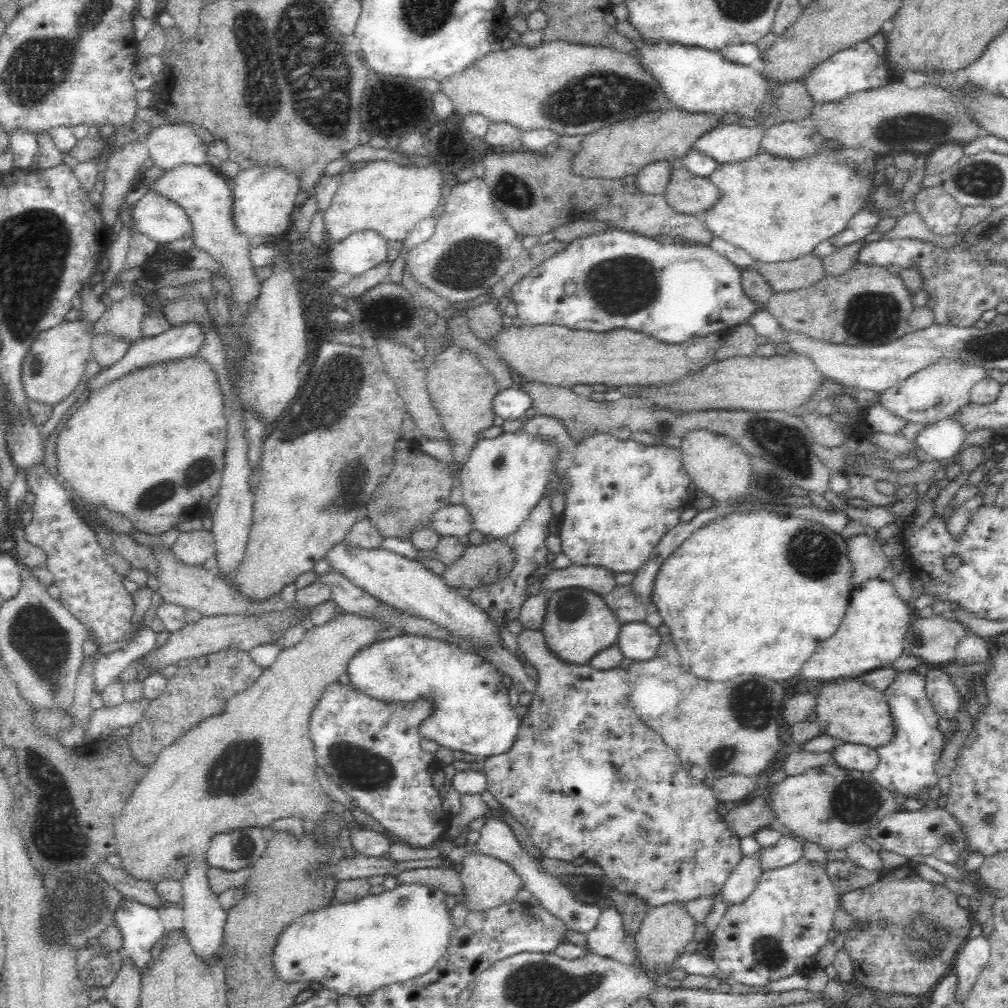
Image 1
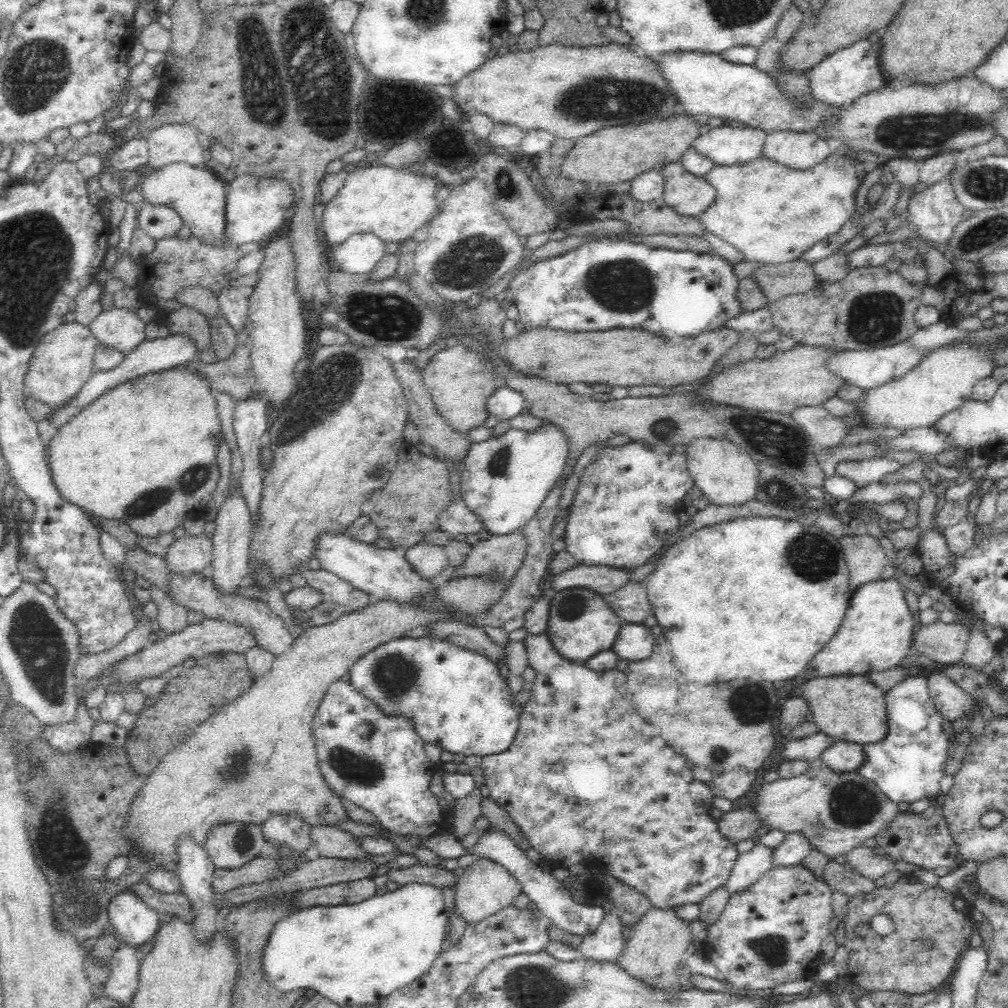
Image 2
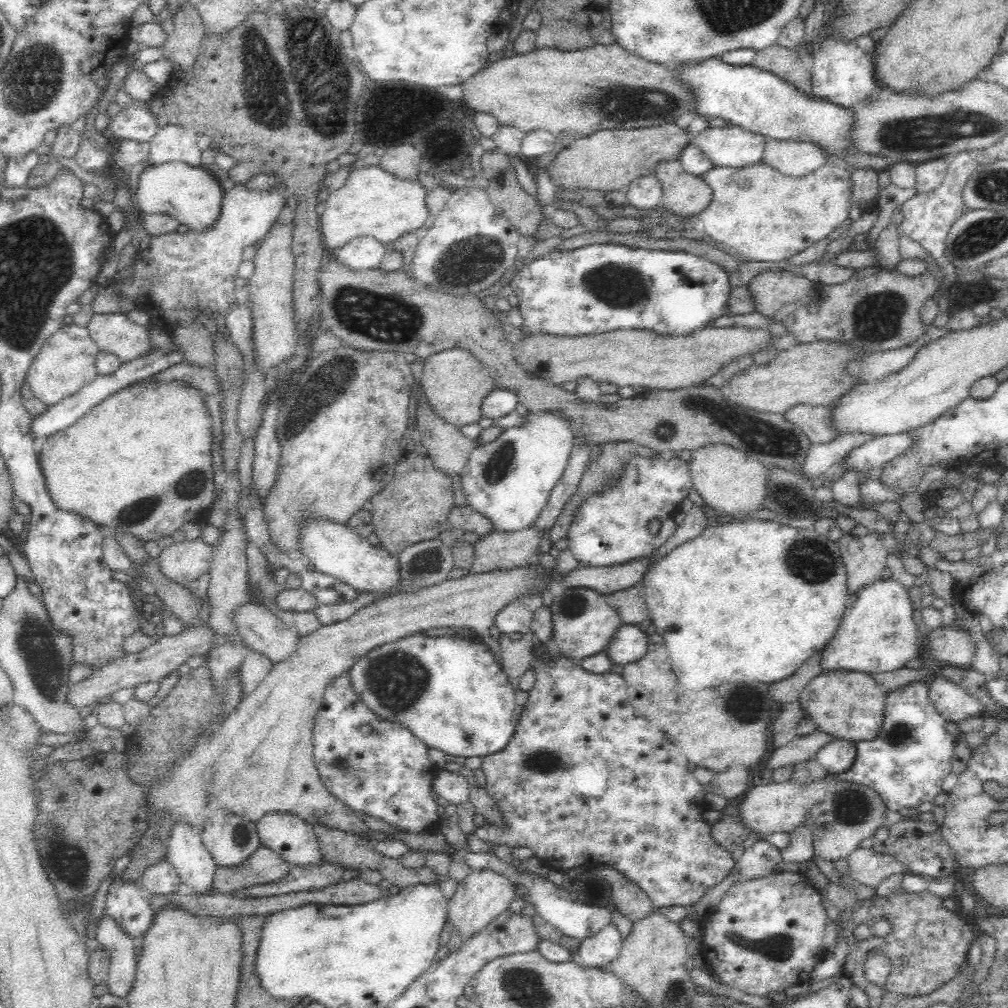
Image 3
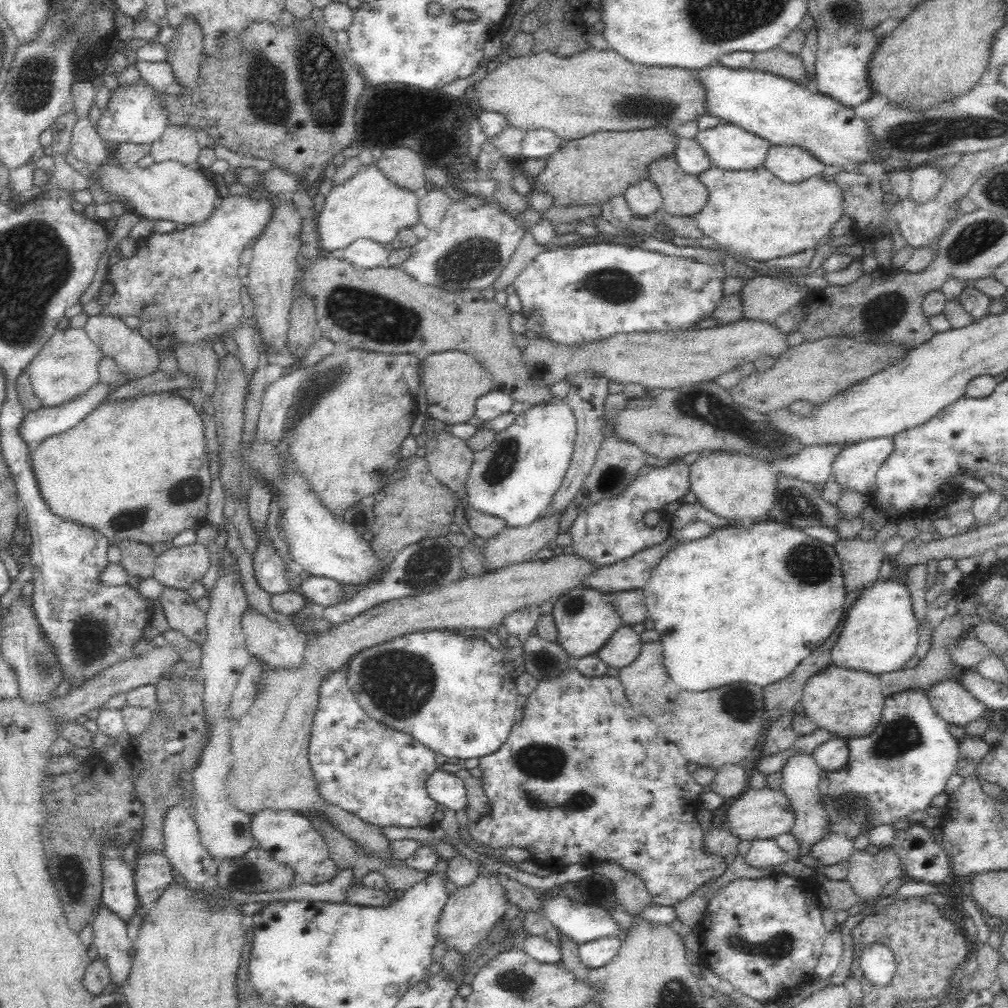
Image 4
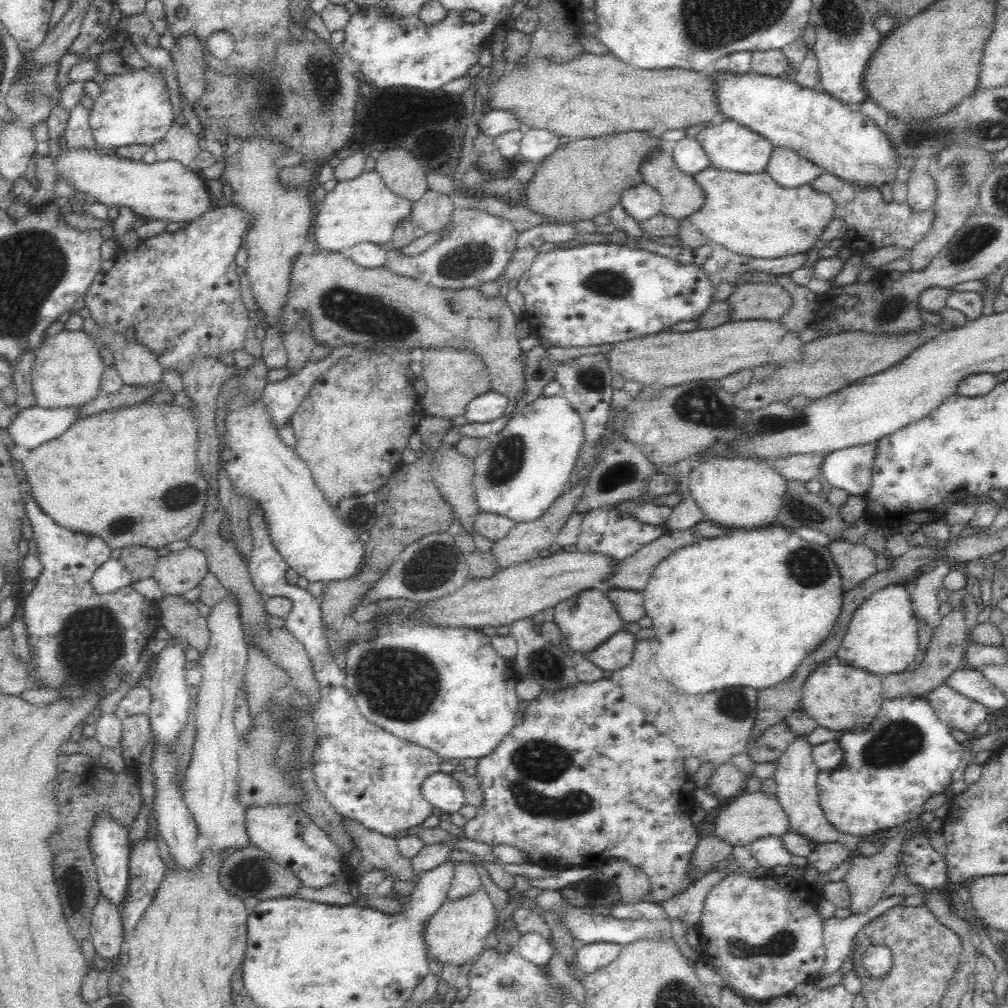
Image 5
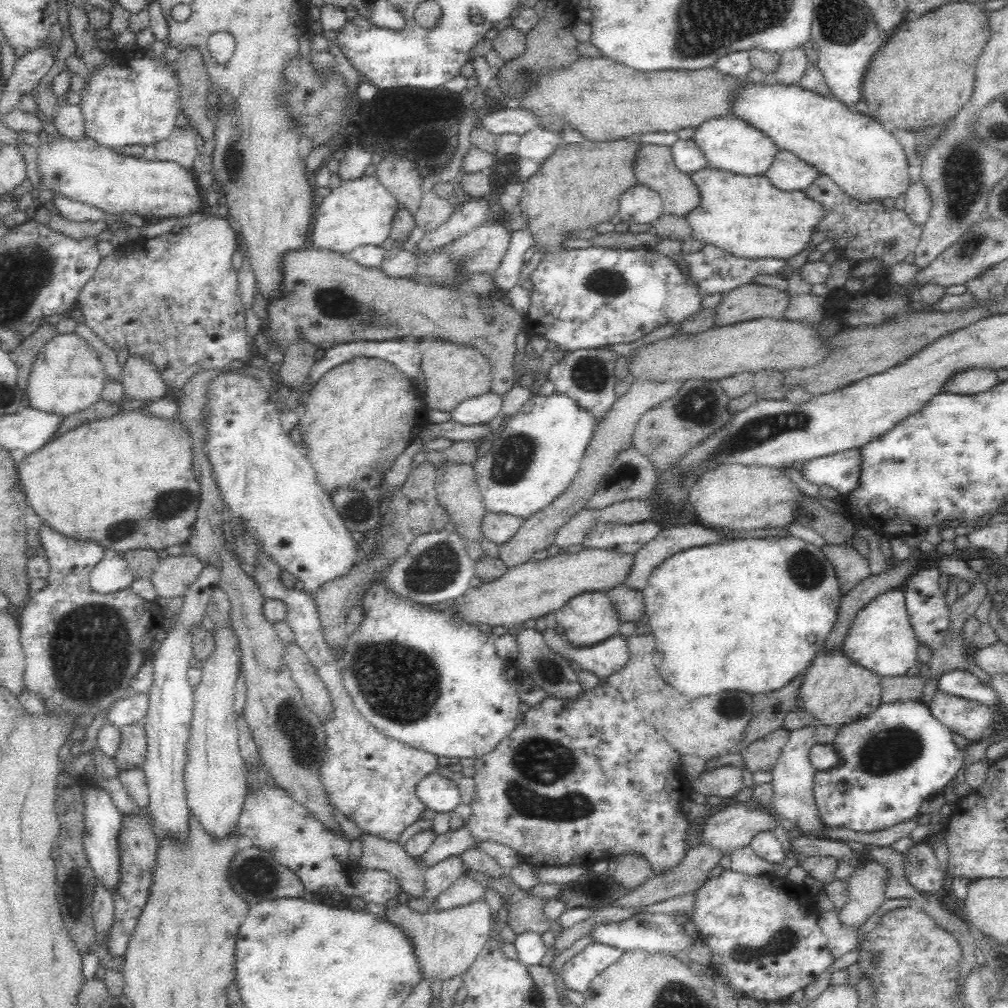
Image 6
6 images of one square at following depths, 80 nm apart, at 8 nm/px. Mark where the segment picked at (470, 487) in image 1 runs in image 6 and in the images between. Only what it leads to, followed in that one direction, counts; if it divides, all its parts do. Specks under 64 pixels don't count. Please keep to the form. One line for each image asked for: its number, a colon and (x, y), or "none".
2: (504, 480)
3: (509, 480)
4: (516, 476)
5: (528, 464)
6: (533, 458)

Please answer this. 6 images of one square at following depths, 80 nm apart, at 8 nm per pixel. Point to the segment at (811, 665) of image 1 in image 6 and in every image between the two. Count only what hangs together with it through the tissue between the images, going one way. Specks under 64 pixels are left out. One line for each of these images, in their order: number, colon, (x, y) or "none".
2: (876, 634)
3: (877, 634)
4: (879, 635)
5: (882, 638)
6: (881, 639)

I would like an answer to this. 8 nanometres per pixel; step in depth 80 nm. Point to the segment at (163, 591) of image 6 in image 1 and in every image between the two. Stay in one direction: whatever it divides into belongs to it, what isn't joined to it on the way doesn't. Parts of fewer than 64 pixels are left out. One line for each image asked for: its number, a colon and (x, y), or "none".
1: (194, 547)
2: (186, 555)
3: (181, 562)
4: (177, 568)
5: (177, 572)

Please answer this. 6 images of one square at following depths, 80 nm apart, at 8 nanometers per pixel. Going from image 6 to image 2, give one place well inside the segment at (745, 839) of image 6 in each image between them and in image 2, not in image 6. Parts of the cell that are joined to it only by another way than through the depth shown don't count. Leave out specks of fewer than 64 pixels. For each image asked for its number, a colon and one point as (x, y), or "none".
2: (836, 812)
3: (841, 816)
4: (757, 814)
5: (750, 816)

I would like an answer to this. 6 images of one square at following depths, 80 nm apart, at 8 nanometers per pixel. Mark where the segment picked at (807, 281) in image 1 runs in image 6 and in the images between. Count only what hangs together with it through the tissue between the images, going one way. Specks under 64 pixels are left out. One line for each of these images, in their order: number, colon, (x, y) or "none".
2: (776, 281)
3: (770, 291)
4: (765, 297)
5: (747, 301)
6: (751, 301)

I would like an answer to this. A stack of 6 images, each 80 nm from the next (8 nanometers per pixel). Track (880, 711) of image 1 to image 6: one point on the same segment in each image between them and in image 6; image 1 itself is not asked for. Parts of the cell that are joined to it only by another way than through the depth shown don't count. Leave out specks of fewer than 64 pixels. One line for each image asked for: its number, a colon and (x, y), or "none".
2: (851, 708)
3: (849, 705)
4: (847, 703)
5: (840, 697)
6: (836, 690)

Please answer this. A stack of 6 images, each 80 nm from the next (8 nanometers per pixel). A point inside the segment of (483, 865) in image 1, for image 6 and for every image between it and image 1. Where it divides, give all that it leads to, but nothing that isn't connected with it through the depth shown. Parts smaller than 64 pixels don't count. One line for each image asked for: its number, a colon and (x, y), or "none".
2: (484, 888)
3: (483, 894)
4: (469, 914)
5: (456, 933)
6: (446, 943)

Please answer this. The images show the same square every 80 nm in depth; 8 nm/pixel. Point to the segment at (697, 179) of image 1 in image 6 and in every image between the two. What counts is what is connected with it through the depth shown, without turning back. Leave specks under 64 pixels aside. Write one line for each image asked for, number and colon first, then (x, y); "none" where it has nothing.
2: (688, 195)
3: (685, 195)
4: (683, 195)
5: (681, 196)
6: (654, 167)

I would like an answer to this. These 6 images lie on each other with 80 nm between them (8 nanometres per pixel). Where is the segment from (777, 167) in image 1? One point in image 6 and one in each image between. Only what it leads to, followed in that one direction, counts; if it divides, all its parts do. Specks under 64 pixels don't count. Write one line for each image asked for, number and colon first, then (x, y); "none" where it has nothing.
2: (772, 215)
3: (765, 216)
4: (751, 213)
5: (749, 214)
6: (746, 216)

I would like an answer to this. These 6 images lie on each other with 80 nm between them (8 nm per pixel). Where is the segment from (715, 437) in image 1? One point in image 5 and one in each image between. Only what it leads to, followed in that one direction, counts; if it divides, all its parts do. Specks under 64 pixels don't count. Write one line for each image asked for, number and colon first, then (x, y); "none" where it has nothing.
2: (727, 476)
3: (728, 480)
4: (737, 487)
5: (740, 493)

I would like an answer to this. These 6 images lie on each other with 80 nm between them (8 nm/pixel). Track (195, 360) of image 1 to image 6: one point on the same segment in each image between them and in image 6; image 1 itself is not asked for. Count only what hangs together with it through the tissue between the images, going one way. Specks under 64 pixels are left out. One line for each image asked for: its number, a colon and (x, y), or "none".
2: (144, 453)
3: (140, 462)
4: (136, 470)
5: (130, 476)
6: (126, 482)

